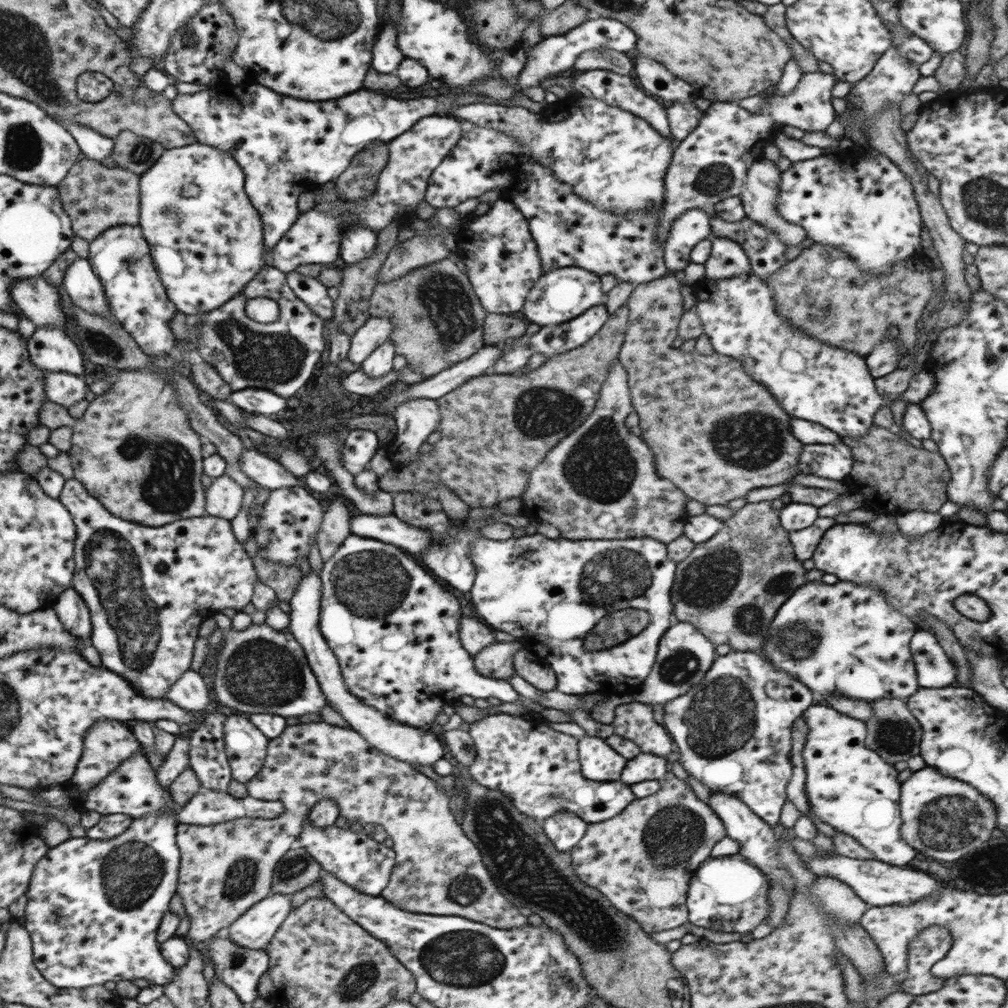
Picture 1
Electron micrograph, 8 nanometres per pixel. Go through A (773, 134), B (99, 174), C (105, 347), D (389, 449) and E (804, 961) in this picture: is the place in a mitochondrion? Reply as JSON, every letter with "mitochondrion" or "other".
{"A":"other","B":"other","C":"mitochondrion","D":"other","E":"other"}

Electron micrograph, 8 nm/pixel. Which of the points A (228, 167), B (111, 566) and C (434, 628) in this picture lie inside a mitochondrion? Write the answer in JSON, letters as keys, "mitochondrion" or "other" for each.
{"A":"other","B":"mitochondrion","C":"other"}

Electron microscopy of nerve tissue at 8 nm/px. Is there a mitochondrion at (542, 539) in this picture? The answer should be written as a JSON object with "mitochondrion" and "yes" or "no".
{"mitochondrion":"no"}

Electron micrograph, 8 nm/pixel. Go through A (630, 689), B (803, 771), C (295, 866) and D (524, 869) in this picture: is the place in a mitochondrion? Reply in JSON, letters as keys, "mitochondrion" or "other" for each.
{"A":"other","B":"other","C":"mitochondrion","D":"mitochondrion"}

